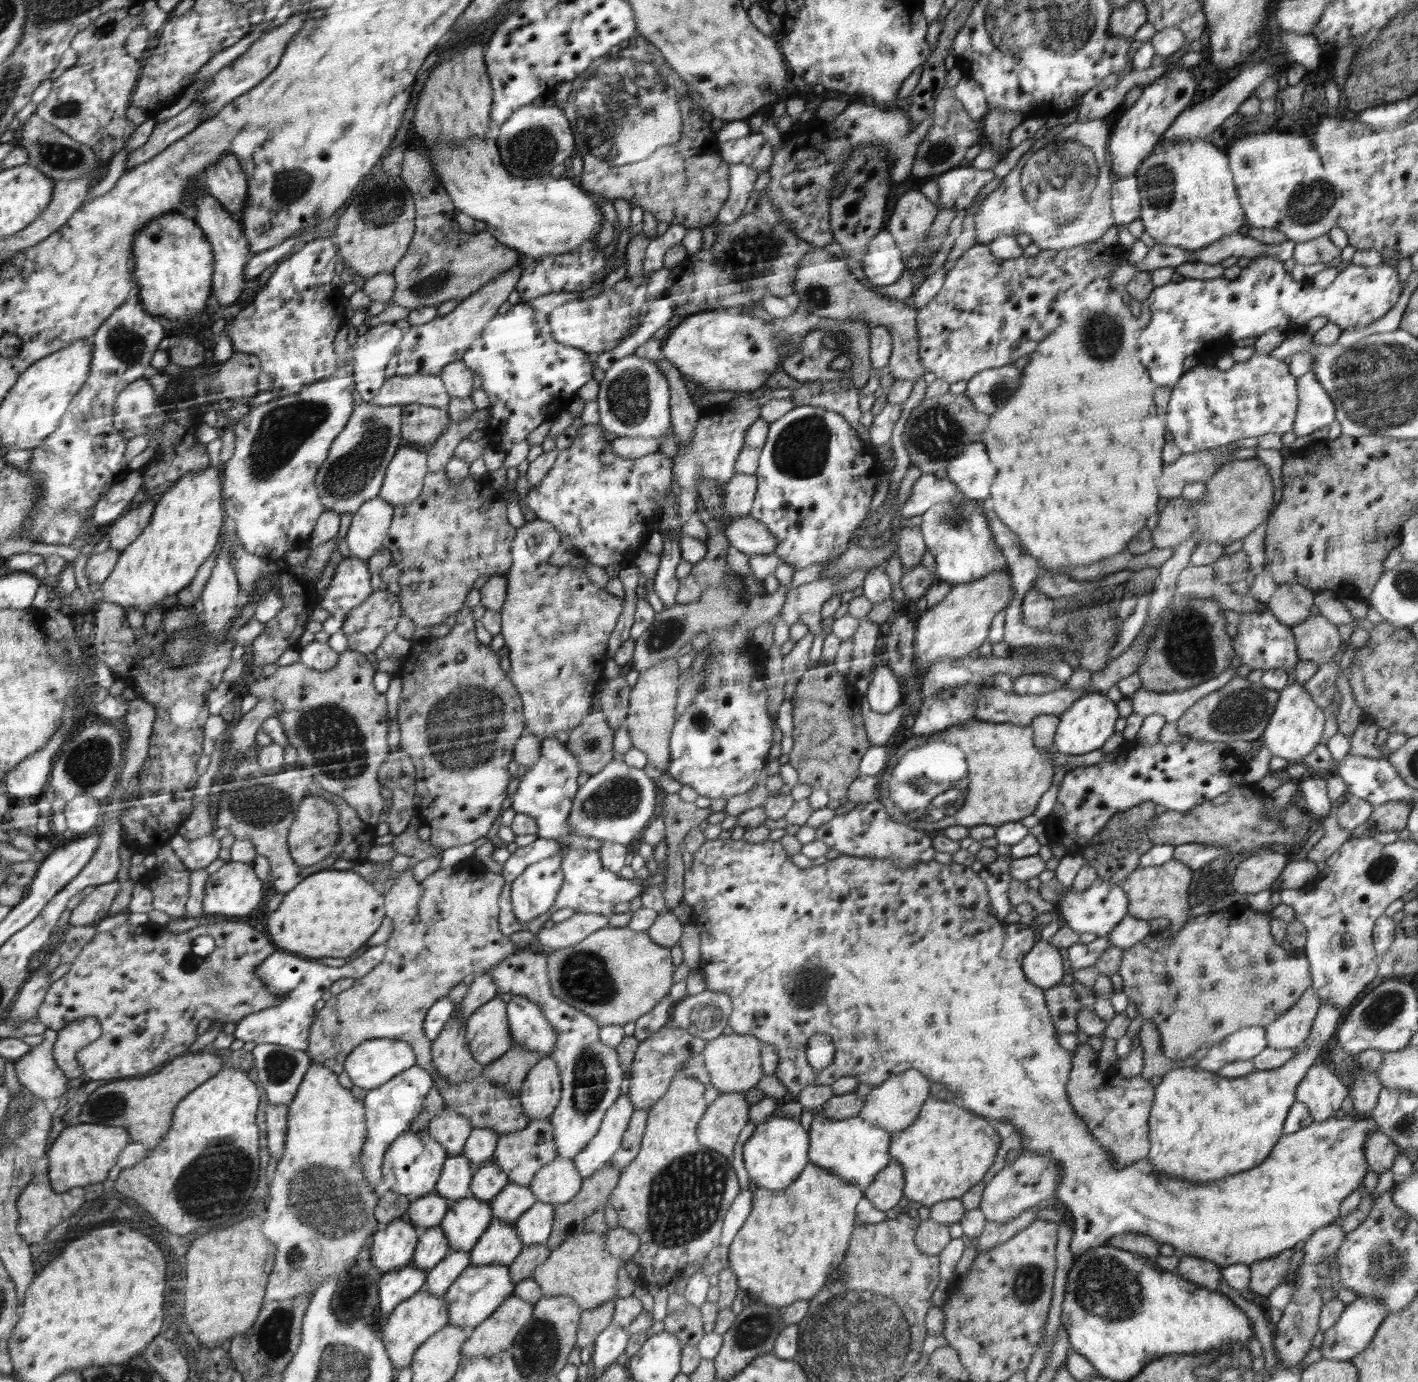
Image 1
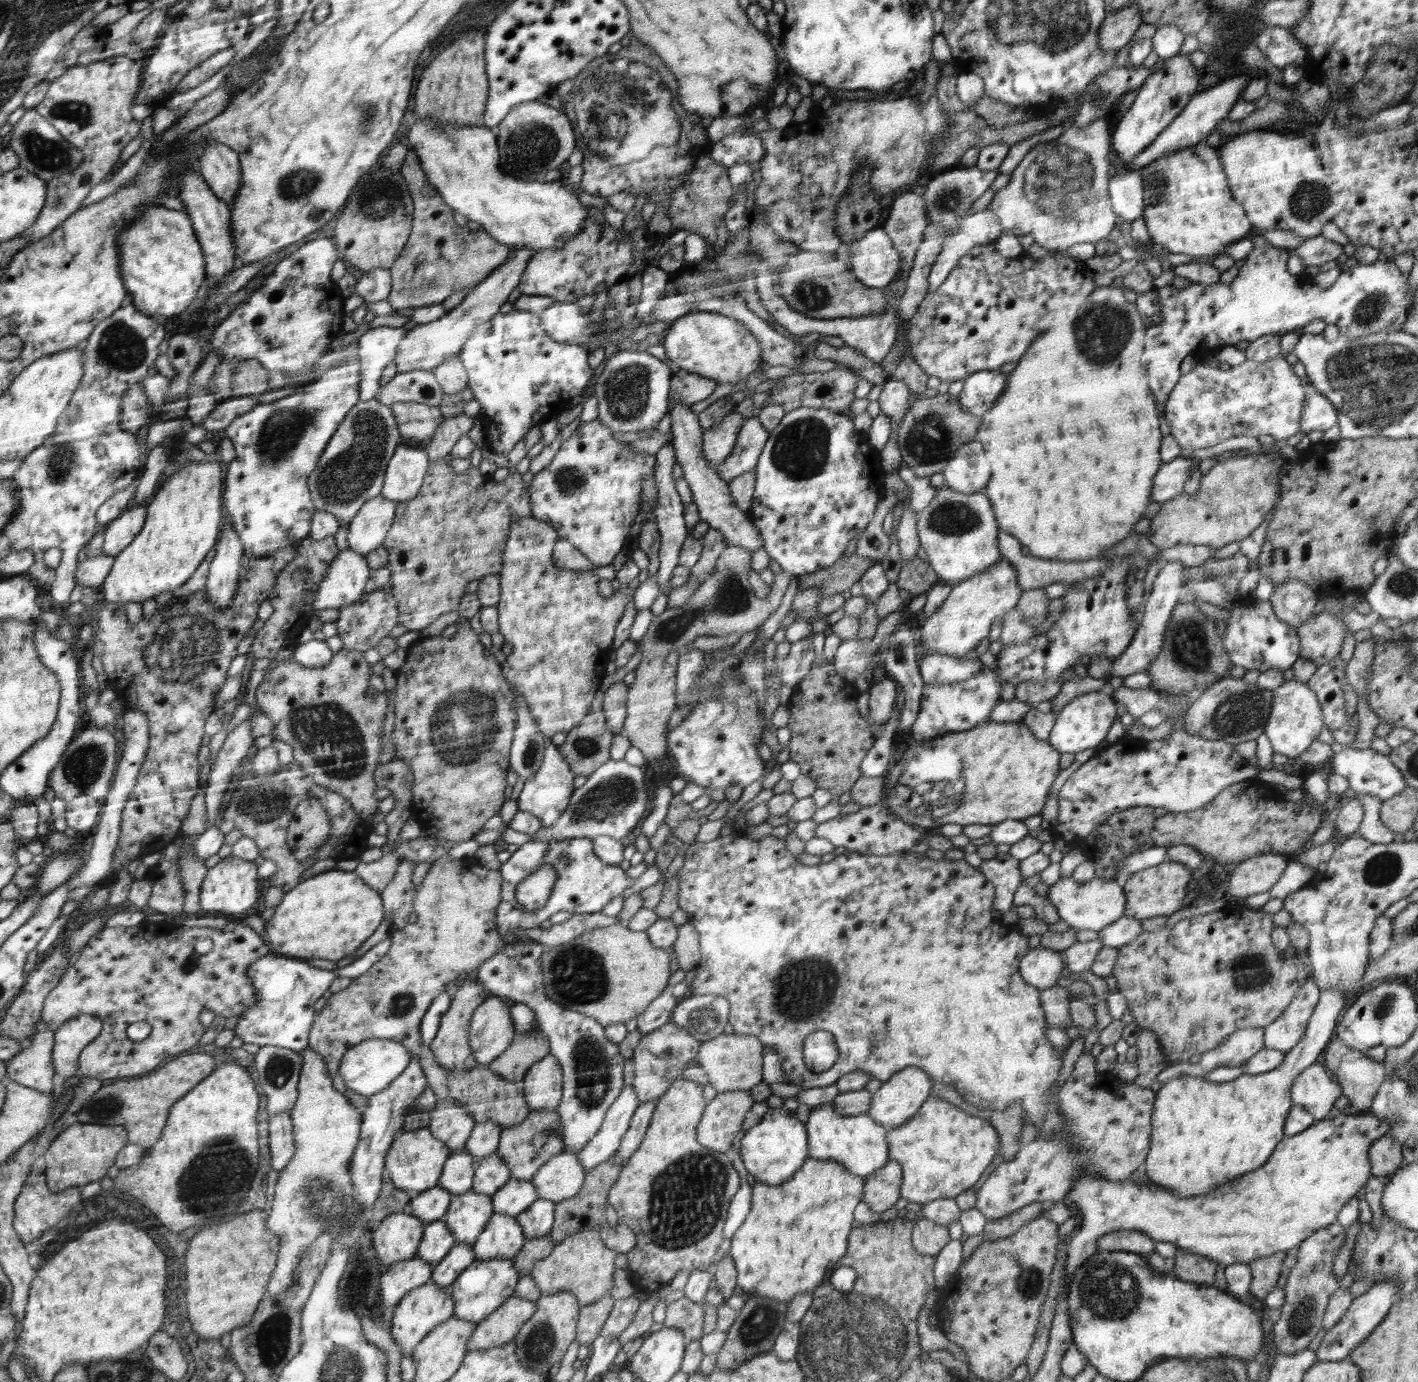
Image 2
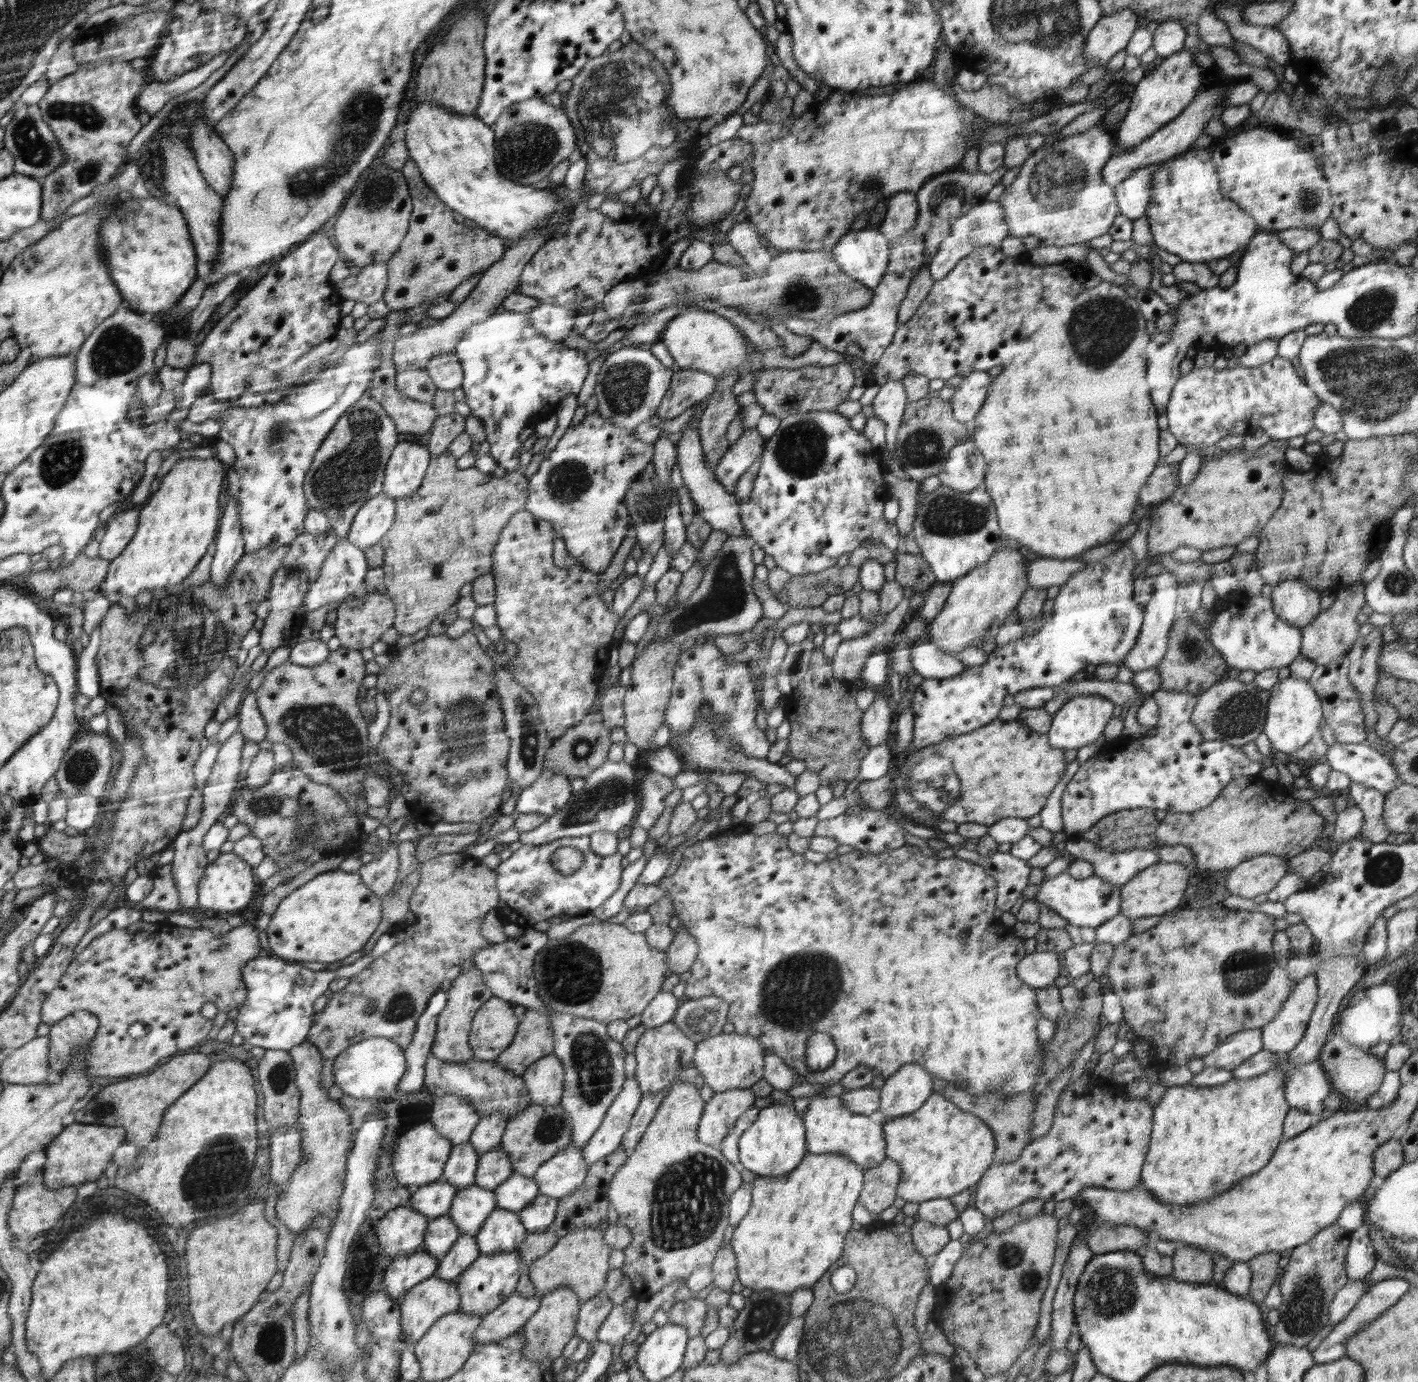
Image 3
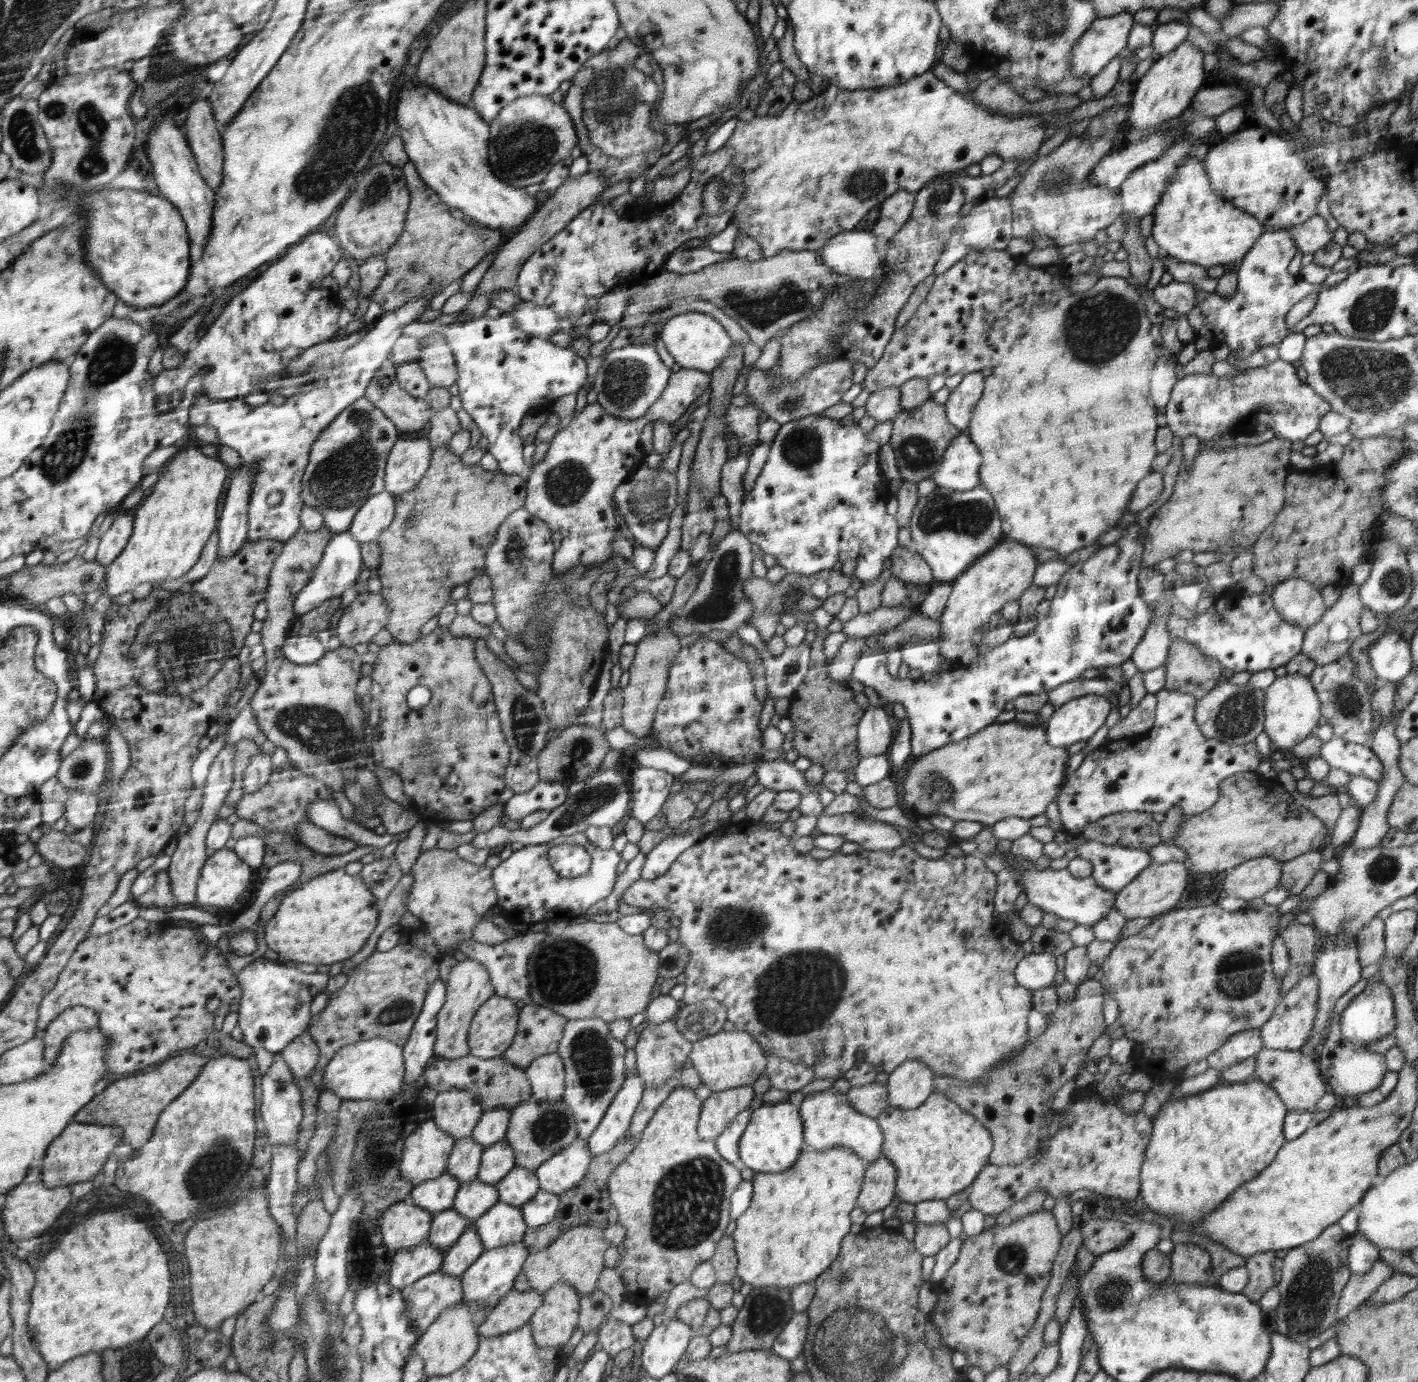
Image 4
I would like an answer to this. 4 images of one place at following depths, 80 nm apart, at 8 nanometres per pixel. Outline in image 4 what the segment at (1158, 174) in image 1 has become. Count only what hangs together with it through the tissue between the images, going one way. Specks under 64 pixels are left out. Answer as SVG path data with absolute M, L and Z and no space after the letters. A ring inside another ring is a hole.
M1189 158L1176 169L1152 212L1151 234L1161 251L1175 260L1204 266L1222 264L1230 268L1243 260L1260 235L1267 230L1251 214L1219 197L1211 188L1202 158Z

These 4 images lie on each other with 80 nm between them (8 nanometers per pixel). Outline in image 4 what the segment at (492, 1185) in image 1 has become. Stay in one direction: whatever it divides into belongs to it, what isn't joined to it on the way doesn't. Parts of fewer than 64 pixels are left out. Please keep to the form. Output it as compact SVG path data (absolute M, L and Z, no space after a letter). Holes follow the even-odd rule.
M500 1140L483 1149L477 1179L495 1185L515 1168L515 1151Z

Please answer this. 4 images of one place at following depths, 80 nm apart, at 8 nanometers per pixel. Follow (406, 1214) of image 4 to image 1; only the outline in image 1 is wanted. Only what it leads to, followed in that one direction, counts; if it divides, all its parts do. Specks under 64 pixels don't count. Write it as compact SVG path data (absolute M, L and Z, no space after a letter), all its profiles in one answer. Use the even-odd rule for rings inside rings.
M405 1217L394 1219L384 1230L373 1234L371 1261L379 1272L400 1270L411 1263L418 1248L421 1231Z

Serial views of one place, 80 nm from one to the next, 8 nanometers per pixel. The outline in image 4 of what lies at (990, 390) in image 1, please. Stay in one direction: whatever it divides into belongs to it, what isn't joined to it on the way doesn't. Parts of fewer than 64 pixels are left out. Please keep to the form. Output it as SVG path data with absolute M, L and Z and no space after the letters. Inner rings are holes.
M980 372L963 375L960 384L950 391L948 400L943 403L947 409L948 421L963 432L969 426L974 404L982 396L985 378Z

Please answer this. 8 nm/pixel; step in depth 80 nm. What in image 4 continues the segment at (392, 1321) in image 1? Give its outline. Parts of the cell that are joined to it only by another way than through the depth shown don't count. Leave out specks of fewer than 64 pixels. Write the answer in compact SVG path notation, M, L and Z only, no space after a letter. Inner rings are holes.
M436 1271L408 1287L405 1297L408 1318L422 1334L443 1310L462 1302L462 1279Z

